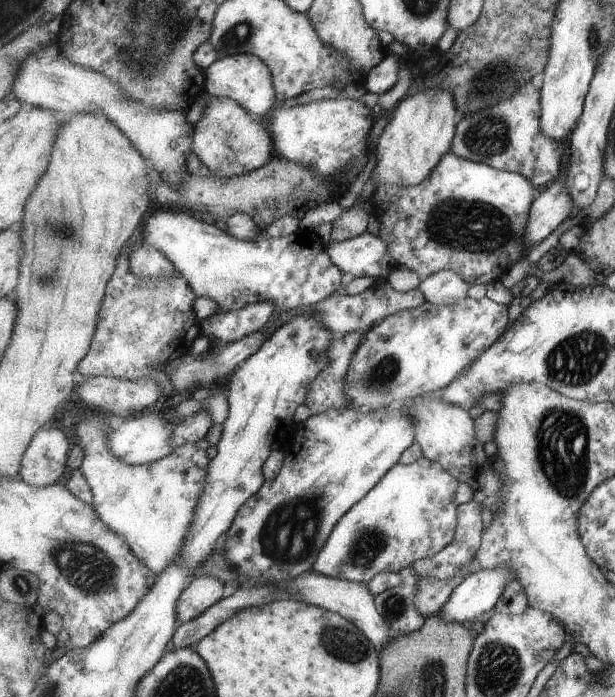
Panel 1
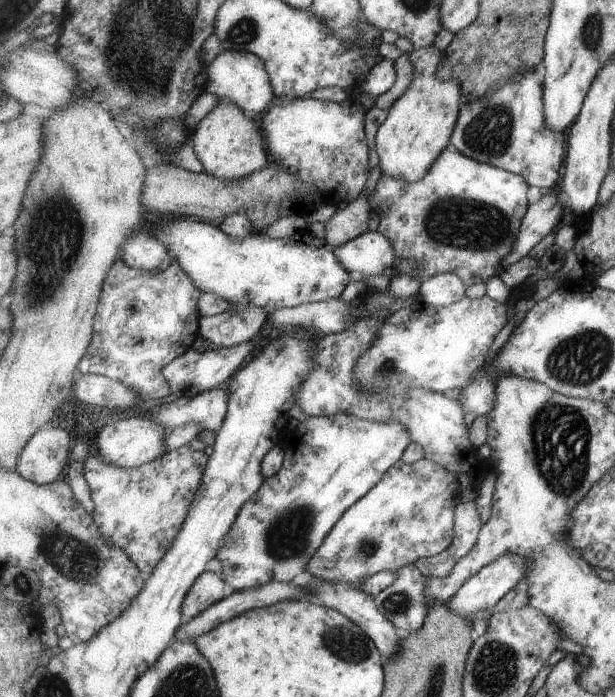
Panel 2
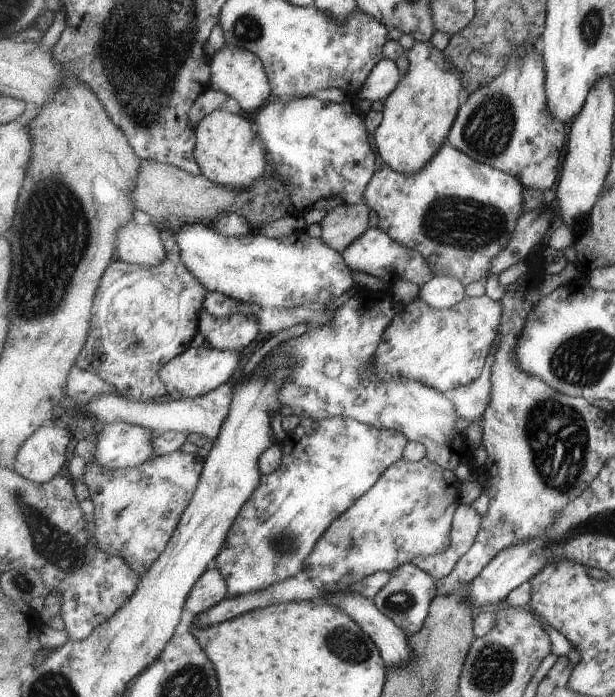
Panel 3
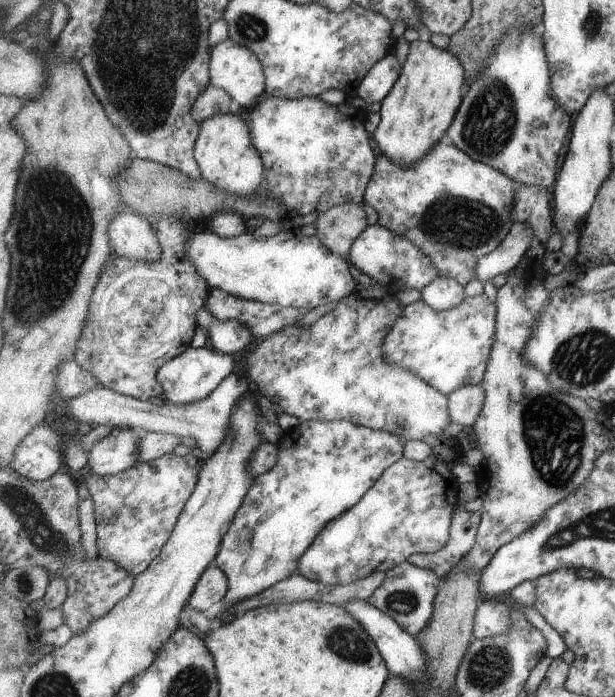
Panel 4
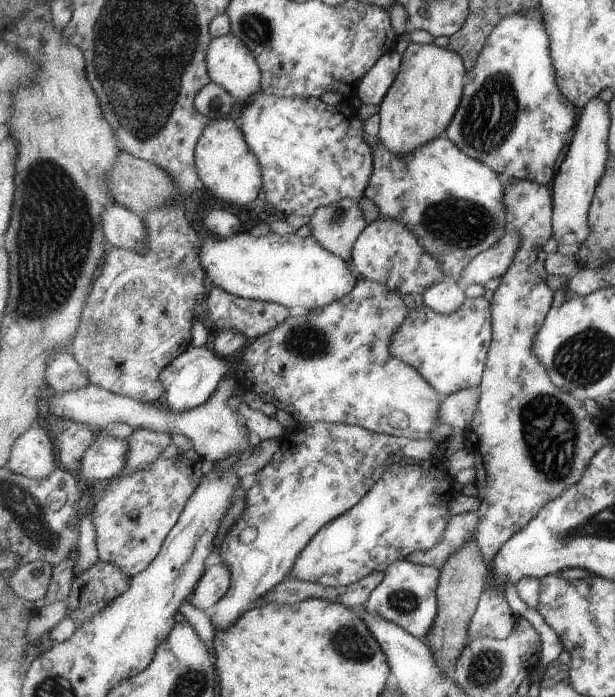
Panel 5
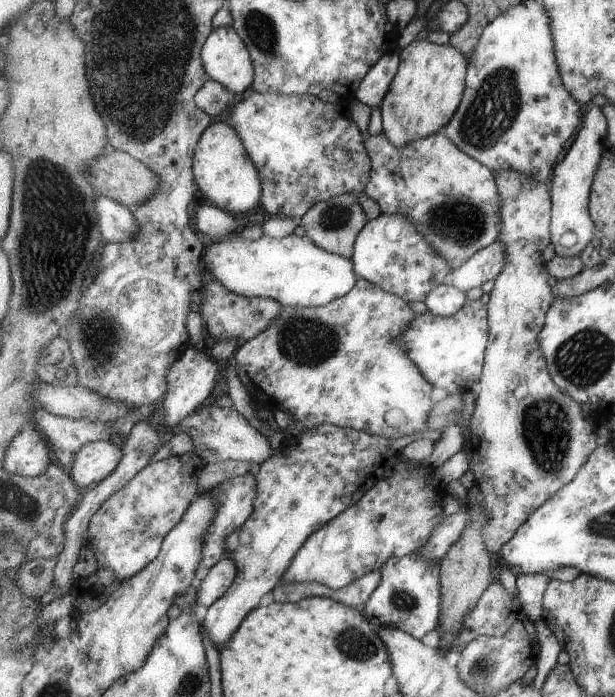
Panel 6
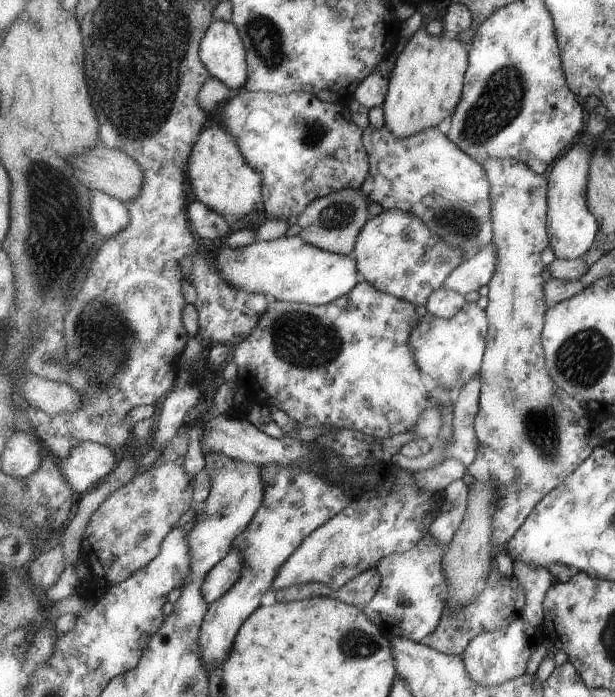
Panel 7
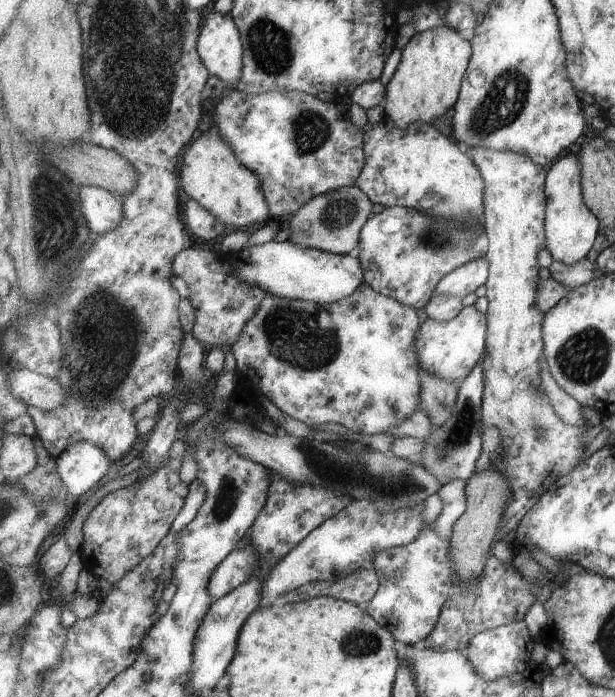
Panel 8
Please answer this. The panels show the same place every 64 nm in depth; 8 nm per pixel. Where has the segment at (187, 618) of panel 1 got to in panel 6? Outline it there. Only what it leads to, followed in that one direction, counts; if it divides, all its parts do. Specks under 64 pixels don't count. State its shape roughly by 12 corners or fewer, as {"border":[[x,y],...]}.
{"border":[[227,557],[198,581],[197,602],[204,611],[228,592],[237,563]]}

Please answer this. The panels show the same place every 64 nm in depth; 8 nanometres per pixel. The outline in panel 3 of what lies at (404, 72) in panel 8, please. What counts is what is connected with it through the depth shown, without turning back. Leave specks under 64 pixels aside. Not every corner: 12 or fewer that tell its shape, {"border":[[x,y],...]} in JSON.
{"border":[[430,42],[385,100],[373,136],[396,172],[416,174],[448,141],[465,97]]}

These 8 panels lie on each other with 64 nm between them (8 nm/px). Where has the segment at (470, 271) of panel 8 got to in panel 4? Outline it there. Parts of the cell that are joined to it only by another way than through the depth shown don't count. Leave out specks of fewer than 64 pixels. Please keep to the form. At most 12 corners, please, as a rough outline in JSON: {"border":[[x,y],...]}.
{"border":[[515,221],[505,241],[479,260],[486,283],[513,271],[532,246],[532,229]]}

